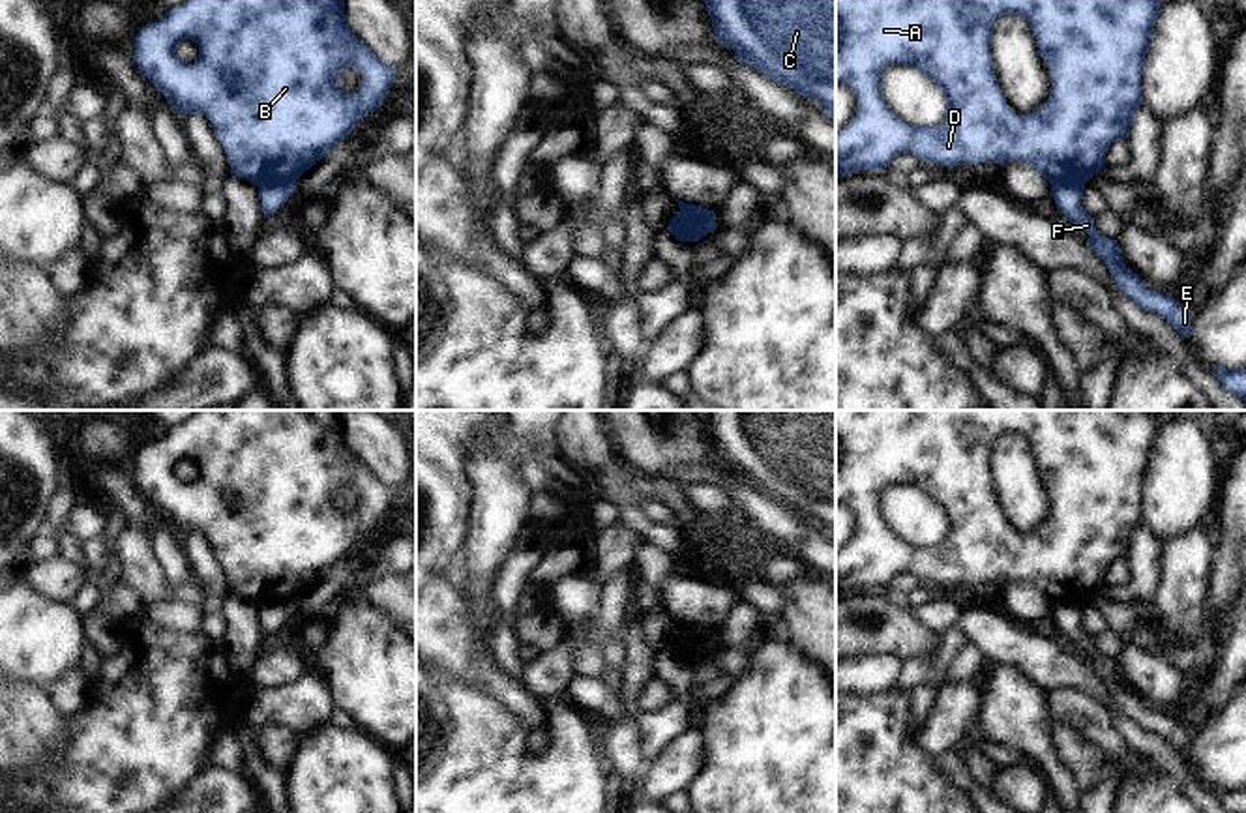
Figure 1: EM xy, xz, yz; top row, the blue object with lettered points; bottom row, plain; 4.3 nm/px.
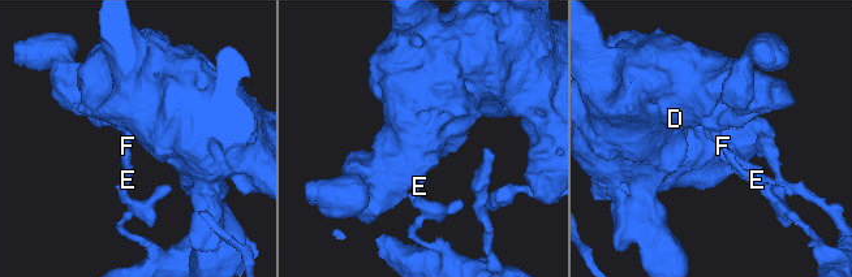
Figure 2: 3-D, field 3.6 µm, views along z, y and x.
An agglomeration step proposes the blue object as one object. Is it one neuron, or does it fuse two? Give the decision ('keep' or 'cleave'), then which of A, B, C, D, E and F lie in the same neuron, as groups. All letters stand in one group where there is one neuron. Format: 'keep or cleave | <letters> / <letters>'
cleave | A B C D / E F

